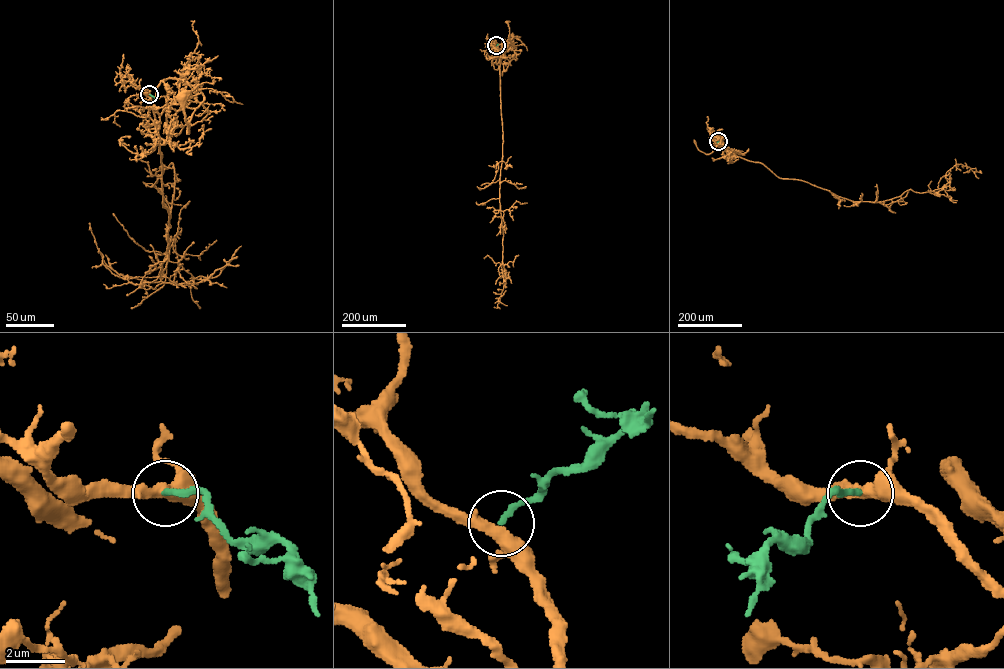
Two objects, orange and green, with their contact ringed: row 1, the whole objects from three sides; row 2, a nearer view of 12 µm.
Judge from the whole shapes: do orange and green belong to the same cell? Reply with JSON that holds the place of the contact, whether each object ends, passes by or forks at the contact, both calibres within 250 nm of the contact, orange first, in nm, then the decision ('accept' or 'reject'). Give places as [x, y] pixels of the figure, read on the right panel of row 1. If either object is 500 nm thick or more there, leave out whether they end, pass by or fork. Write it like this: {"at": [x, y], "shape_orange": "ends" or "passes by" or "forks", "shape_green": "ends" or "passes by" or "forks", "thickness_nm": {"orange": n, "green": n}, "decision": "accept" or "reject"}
{"at": [718, 141], "shape_orange": "passes by", "shape_green": "ends", "thickness_nm": {"orange": 440, "green": 200}, "decision": "accept"}

